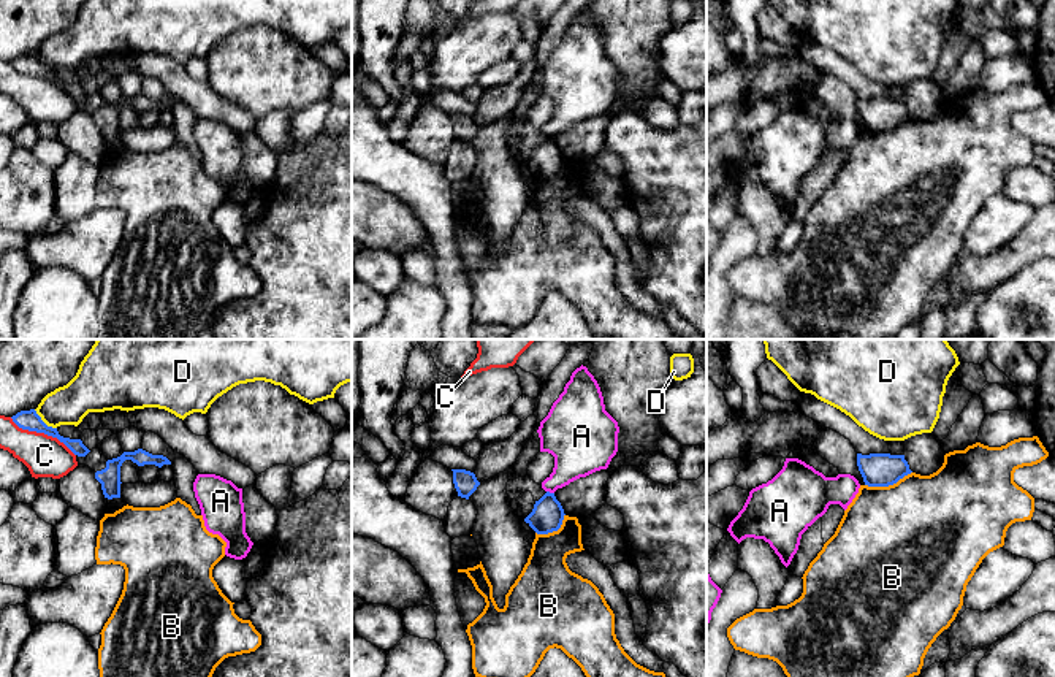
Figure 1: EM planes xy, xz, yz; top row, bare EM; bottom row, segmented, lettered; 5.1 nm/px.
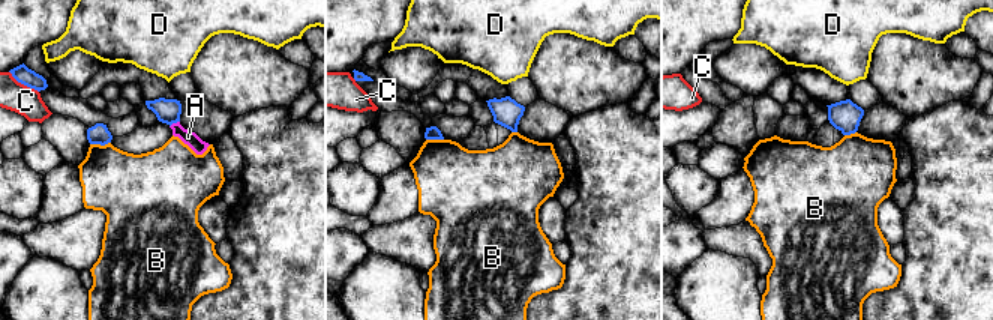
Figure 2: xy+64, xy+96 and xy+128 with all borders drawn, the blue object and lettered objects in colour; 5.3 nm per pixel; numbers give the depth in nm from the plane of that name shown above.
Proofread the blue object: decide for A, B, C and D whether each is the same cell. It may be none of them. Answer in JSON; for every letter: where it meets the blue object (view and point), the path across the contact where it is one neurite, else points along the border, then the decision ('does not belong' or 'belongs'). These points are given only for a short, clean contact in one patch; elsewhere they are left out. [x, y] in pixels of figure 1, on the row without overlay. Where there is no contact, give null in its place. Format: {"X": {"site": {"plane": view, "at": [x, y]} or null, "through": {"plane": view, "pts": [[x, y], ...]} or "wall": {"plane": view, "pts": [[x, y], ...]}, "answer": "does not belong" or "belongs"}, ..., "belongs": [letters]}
{"A": {"site": {"plane": "xz", "at": [548, 137]}, "wall": {"plane": "xz", "pts": [[547, 135], [553, 138]]}, "answer": "does not belong"}, "B": {"site": {"plane": "yz", "at": [887, 130]}, "answer": "does not belong"}, "C": {"site": {"plane": "xy", "at": [43, 76]}, "answer": "does not belong"}, "D": {"site": {"plane": "xy", "at": [43, 67]}, "answer": "does not belong"}, "belongs": []}

